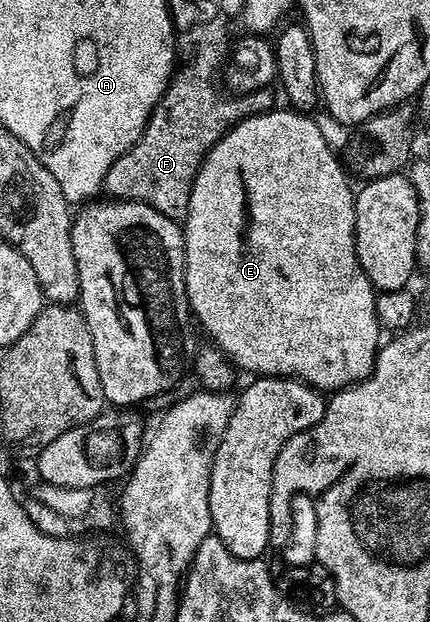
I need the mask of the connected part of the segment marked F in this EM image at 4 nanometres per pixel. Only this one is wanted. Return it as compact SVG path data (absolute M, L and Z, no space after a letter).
M195 32L195 40L191 40L191 68L179 76L179 84L168 84L163 89L163 96L155 101L155 108L147 117L145 130L139 133L139 140L132 148L123 151L121 158L109 166L107 176L101 182L102 187L107 188L106 195L116 200L136 200L142 204L151 204L161 214L169 219L179 222L186 217L191 187L195 181L199 167L203 164L203 158L211 151L211 147L227 133L234 124L246 116L256 116L262 112L272 111L276 107L275 100L271 97L270 87L258 88L255 92L245 92L242 95L231 94L226 98L220 98L211 108L211 96L207 96L207 72L211 72L211 56L207 56L207 32Z

